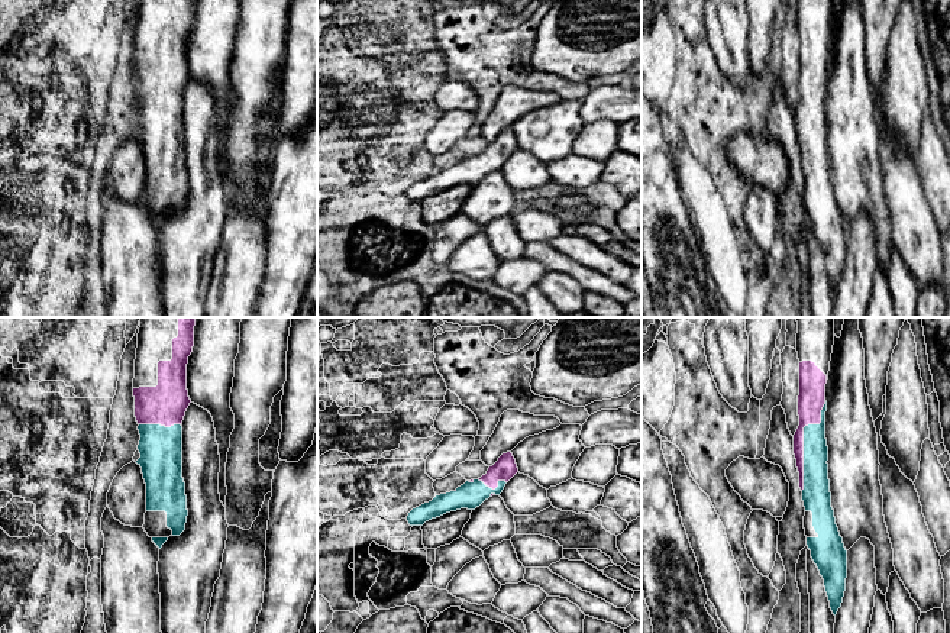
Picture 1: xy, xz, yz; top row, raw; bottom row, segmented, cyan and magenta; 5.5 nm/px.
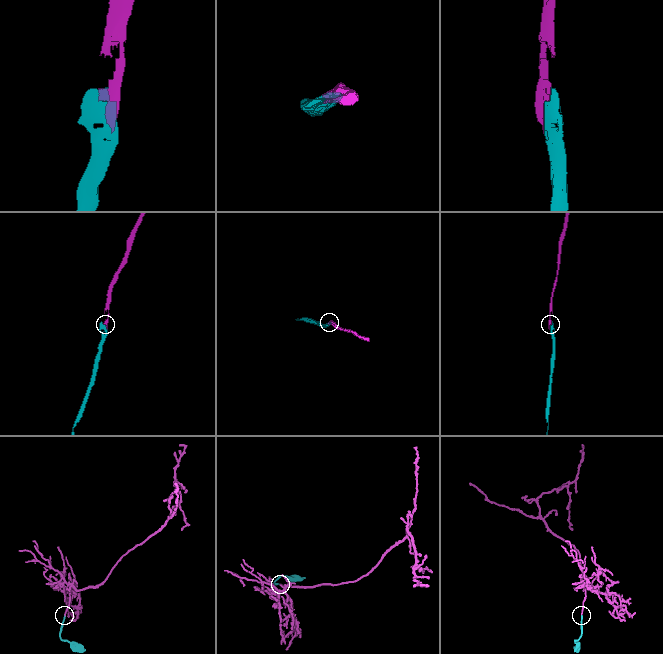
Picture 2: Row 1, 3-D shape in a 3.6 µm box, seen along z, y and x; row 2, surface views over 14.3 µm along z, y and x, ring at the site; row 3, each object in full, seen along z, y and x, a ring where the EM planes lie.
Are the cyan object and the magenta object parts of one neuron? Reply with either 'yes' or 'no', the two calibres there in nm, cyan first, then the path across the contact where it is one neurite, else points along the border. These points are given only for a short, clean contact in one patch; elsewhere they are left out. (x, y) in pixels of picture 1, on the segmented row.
yes; 140 nm thick on the cyan side, 150 nm on the other

